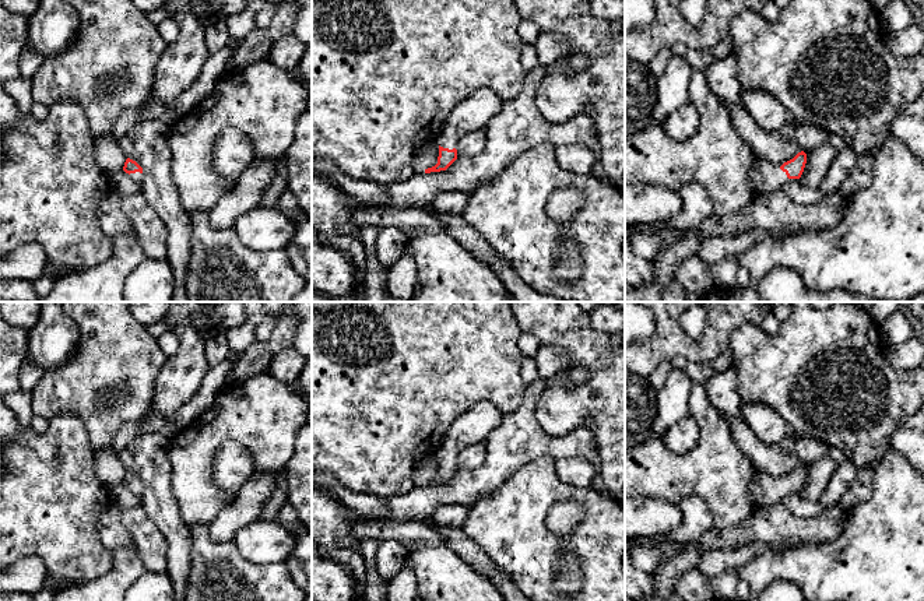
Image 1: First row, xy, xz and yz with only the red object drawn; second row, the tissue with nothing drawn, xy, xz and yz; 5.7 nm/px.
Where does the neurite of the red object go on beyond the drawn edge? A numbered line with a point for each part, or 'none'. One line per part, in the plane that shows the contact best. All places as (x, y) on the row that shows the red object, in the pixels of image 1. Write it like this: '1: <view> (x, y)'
1: xz (473, 113)

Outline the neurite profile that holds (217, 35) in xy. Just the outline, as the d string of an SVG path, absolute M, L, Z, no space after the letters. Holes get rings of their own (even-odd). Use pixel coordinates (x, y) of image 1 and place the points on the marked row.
M222 14L210 15L205 27L205 45L208 53L212 55L218 52L228 42L229 42L229 31L226 25L226 17Z

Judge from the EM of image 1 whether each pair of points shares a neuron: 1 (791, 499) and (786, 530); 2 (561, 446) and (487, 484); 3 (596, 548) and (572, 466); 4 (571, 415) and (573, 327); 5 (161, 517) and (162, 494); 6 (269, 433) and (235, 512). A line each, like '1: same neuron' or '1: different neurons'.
1: different neurons
2: same neuron
3: different neurons
4: same neuron
5: same neuron
6: different neurons

